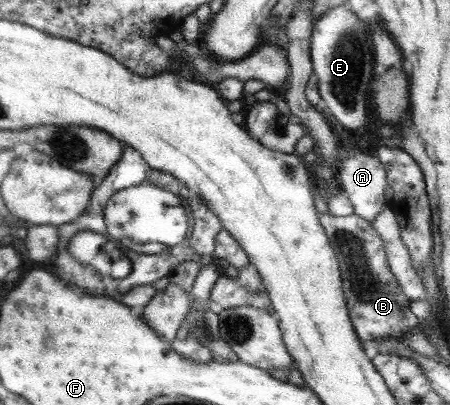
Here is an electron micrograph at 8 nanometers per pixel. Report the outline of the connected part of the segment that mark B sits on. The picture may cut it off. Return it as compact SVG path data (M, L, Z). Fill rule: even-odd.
M318 213L318 219L338 262L342 295L358 340L402 339L415 327L418 319L410 312L410 300L401 292L389 270L386 252L378 234L369 222L353 213L344 217Z

